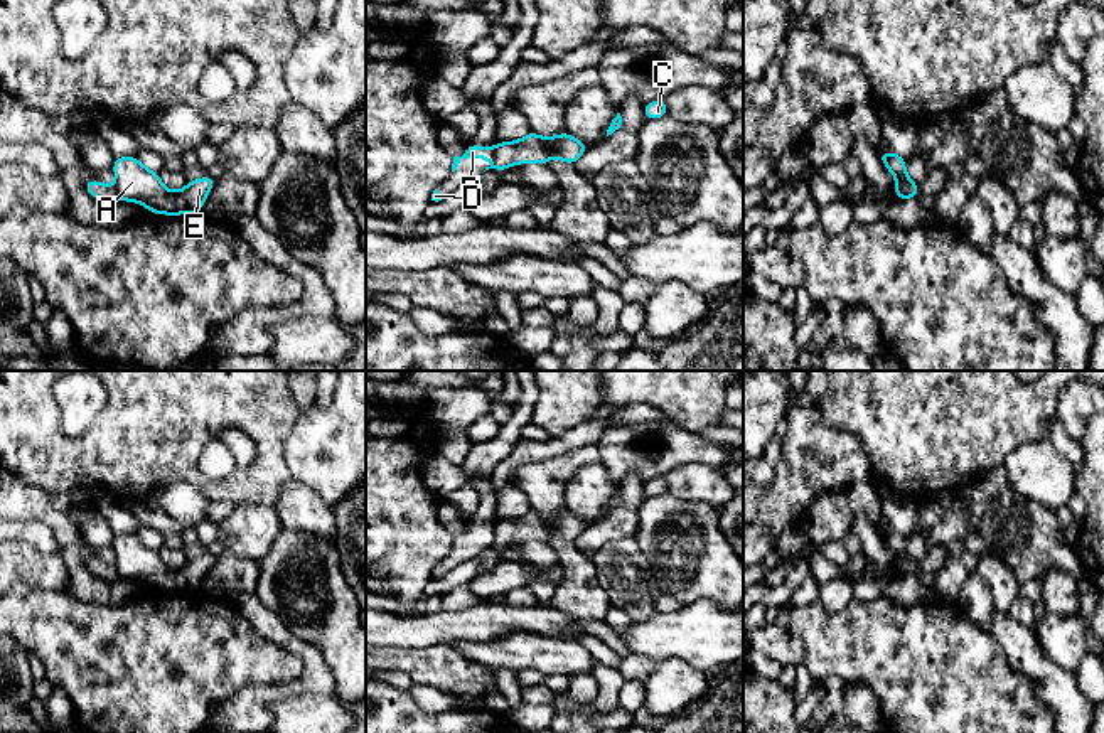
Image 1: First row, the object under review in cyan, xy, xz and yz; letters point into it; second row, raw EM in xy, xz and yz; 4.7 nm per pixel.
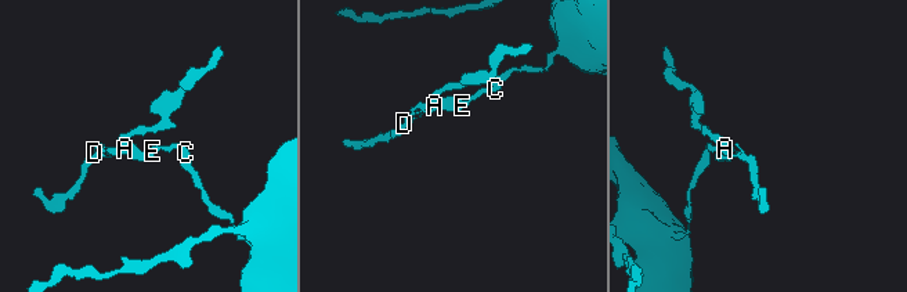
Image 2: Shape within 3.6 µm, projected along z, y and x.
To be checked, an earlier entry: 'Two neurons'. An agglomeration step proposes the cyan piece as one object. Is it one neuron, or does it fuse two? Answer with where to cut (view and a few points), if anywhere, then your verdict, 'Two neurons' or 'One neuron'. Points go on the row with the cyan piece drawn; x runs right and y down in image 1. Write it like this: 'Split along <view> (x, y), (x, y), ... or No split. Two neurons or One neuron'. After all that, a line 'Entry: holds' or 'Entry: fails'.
Split along xz (491, 149), (494, 167). Two neurons
Entry: holds

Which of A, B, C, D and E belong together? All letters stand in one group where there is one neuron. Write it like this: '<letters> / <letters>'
A C E / B D

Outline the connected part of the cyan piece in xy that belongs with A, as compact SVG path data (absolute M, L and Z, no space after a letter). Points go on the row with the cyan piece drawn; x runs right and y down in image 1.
M115 157L115 192L121 201L140 202L148 212L157 214L201 214L202 202L212 190L216 179L206 175L177 192L170 192L158 174L148 170L137 157Z

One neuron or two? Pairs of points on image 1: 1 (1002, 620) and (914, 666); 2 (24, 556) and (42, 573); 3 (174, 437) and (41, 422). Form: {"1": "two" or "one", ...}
{"1": "two", "2": "one", "3": "one"}

